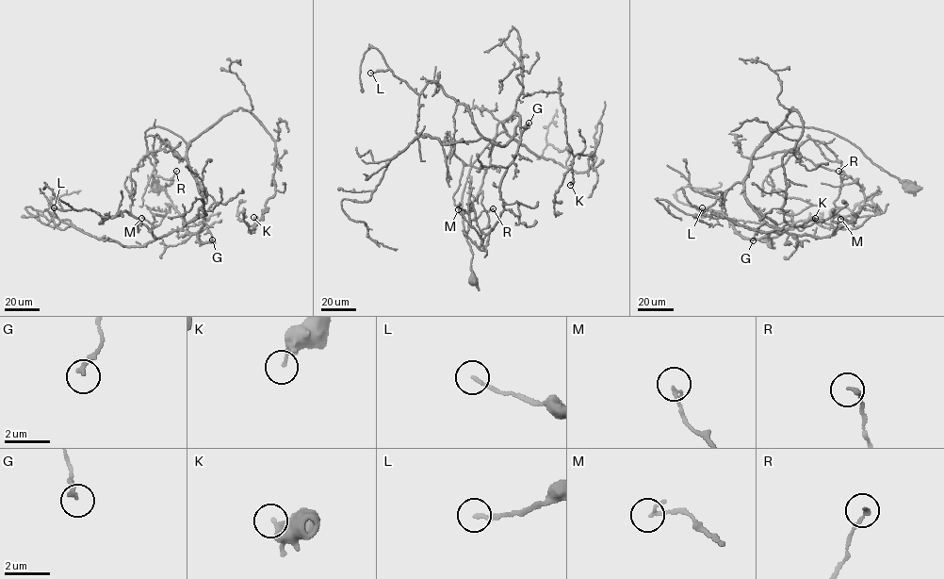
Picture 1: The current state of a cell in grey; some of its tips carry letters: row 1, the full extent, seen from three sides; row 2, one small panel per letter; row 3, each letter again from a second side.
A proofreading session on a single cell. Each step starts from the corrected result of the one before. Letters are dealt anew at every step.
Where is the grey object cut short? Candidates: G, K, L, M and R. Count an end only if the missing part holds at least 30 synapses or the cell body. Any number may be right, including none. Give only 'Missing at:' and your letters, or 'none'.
Missing at: none

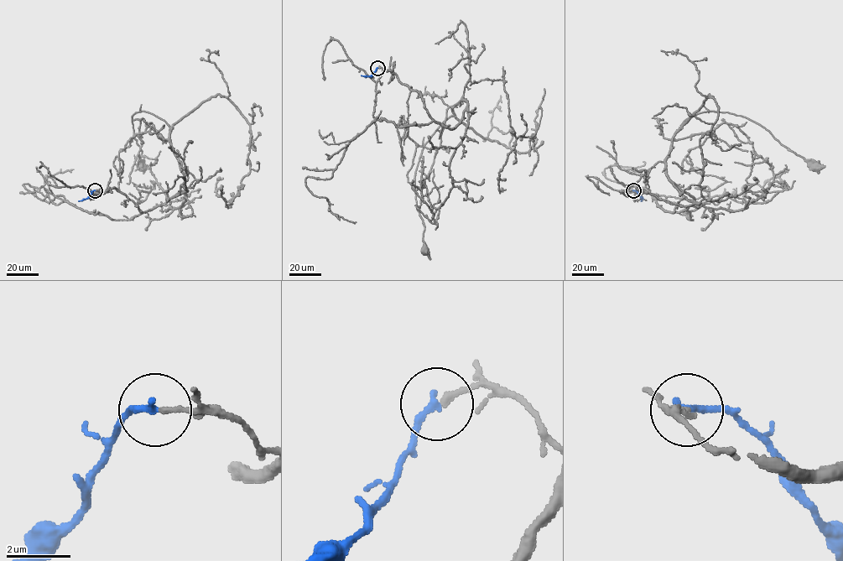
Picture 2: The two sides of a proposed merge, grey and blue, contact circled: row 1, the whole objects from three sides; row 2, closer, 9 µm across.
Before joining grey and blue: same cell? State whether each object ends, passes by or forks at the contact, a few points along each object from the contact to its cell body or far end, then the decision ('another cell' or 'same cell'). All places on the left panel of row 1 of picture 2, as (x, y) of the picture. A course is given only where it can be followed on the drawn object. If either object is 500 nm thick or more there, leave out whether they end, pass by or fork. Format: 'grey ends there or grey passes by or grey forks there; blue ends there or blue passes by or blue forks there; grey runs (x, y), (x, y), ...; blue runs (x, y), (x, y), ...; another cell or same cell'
grey ends there; blue ends there; grey runs (95, 190), (115, 188), (142, 212), (179, 191), (184, 176), (171, 129), (143, 111), (132, 116), (142, 167); blue runs (94, 190), (88, 197), (78, 201); same cell

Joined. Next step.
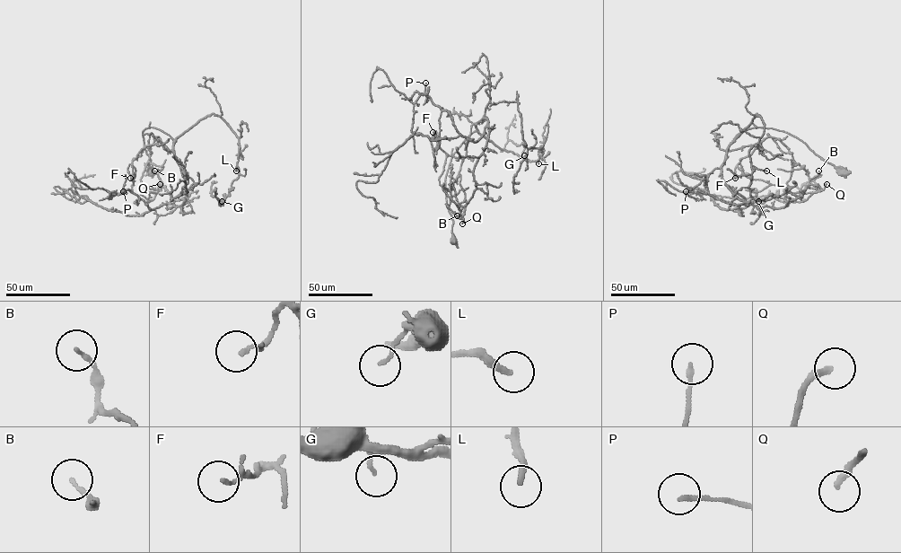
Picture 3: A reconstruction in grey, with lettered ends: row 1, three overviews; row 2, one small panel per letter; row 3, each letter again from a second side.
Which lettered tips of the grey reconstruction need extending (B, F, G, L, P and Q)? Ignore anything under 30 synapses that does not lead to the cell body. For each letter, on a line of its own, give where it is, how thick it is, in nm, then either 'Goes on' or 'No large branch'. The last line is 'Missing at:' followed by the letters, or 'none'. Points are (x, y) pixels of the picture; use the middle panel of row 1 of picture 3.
B: Place: (457, 215). Thickness 130 nm. No large branch
F: Place: (433, 132). Thickness 120 nm. No large branch
G: Place: (524, 155). Thickness 120 nm. No large branch
L: Place: (538, 163). Thickness 240 nm. Goes on
P: Place: (425, 83). Thickness 160 nm. No large branch
Q: Place: (462, 223). Thickness 240 nm. No large branch
Missing at: L

